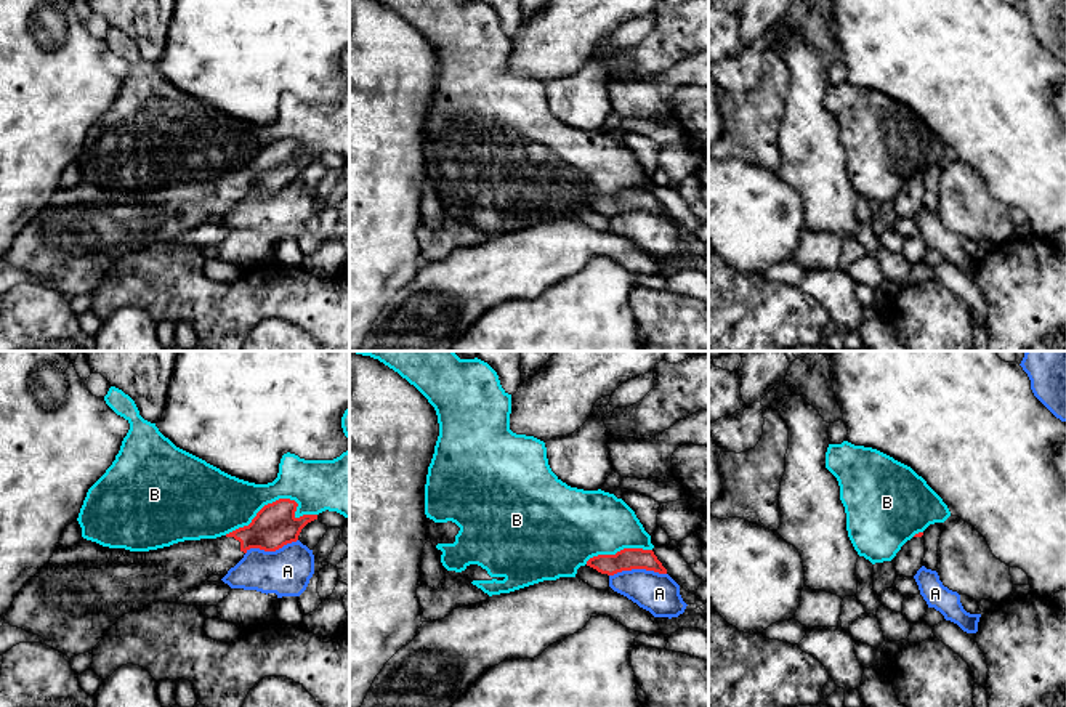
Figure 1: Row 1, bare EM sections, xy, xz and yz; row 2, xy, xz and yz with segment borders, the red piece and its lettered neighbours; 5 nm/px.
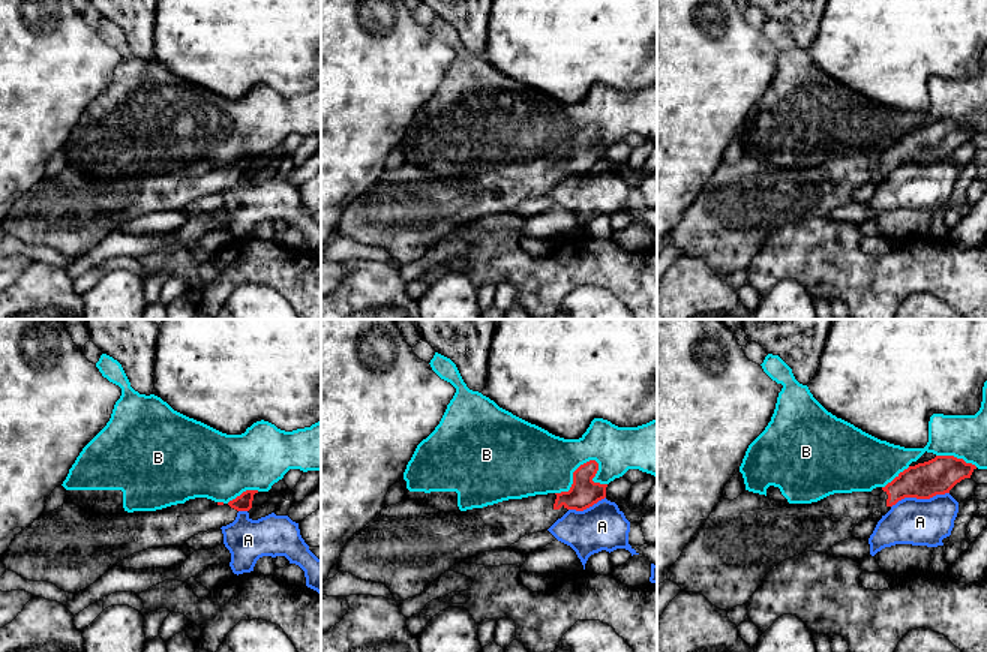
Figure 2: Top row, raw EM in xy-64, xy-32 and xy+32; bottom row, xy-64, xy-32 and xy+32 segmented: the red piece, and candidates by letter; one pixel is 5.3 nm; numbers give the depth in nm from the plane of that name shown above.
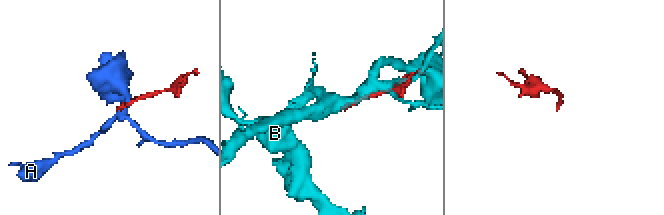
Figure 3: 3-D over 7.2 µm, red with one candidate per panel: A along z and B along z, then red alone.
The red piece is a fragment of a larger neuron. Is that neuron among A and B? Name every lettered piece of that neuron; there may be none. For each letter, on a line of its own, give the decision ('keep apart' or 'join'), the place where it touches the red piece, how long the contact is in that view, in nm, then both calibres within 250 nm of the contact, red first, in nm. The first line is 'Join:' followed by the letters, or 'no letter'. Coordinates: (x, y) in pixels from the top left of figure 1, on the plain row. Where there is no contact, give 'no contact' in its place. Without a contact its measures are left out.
Join: no letter
A: keep apart; meets red in xz at (637, 209); contact 280 nm long; 110 nm thick on the red side, 200 nm on the other
B: keep apart; meets red in xy at (276, 141); contact 480 nm long; 220 nm thick on the red side, 280 nm on the other

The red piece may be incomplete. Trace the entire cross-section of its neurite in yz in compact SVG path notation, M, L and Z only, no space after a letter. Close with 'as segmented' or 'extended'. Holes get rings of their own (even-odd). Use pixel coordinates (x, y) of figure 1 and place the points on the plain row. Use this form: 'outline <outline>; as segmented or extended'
outline M923 173L915 175L907 181L896 197L891 200L896 215L901 218L914 218L923 207L925 199L925 180Z; extended

